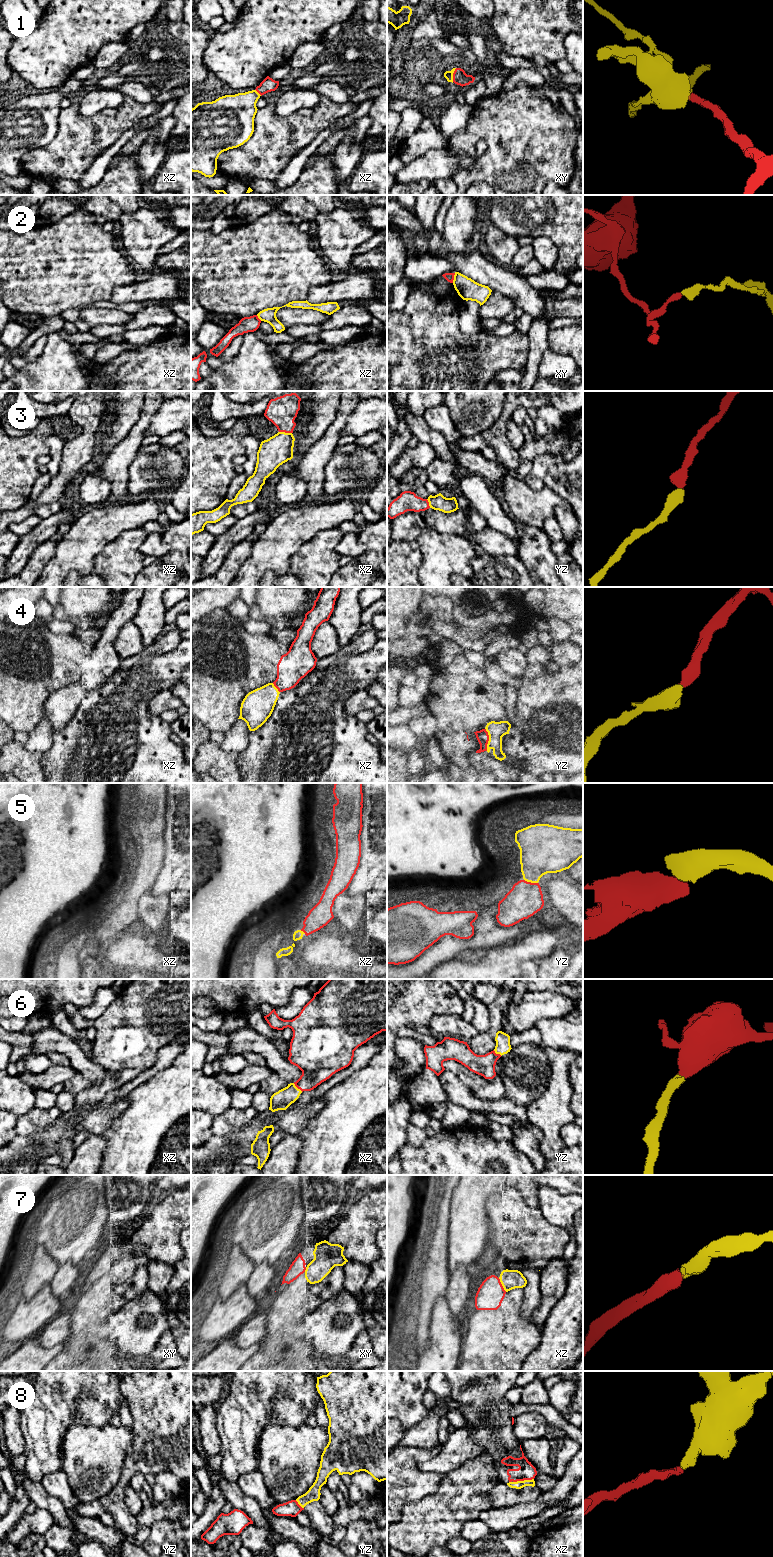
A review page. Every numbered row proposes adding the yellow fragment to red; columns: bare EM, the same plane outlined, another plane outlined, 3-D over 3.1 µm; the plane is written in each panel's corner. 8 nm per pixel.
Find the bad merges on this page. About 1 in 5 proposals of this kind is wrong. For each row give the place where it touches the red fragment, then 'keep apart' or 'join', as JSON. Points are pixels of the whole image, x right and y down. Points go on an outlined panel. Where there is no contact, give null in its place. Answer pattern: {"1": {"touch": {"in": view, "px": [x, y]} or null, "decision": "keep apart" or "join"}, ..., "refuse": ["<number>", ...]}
{"1": {"touch": {"in": "xy", "px": [453, 75]}, "decision": "join"}, "2": {"touch": {"in": "xy", "px": [453, 278]}, "decision": "keep apart"}, "3": {"touch": {"in": "xz", "px": [285, 432]}, "decision": "join"}, "4": {"touch": {"in": "yz", "px": [488, 739]}, "decision": "join"}, "5": {"touch": {"in": "yz", "px": [530, 882]}, "decision": "join"}, "6": {"touch": {"in": "xz", "px": [298, 1088]}, "decision": "join"}, "7": {"touch": {"in": "xz", "px": [501, 1285]}, "decision": "join"}, "8": {"touch": {"in": "xz", "px": [523, 1480]}, "decision": "join"}, "refuse": ["2"]}

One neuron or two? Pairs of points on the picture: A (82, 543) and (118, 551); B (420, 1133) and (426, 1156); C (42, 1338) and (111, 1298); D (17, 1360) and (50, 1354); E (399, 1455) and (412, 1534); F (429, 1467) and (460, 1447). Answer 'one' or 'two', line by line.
A: two
B: two
C: two
D: one
E: two
F: one

